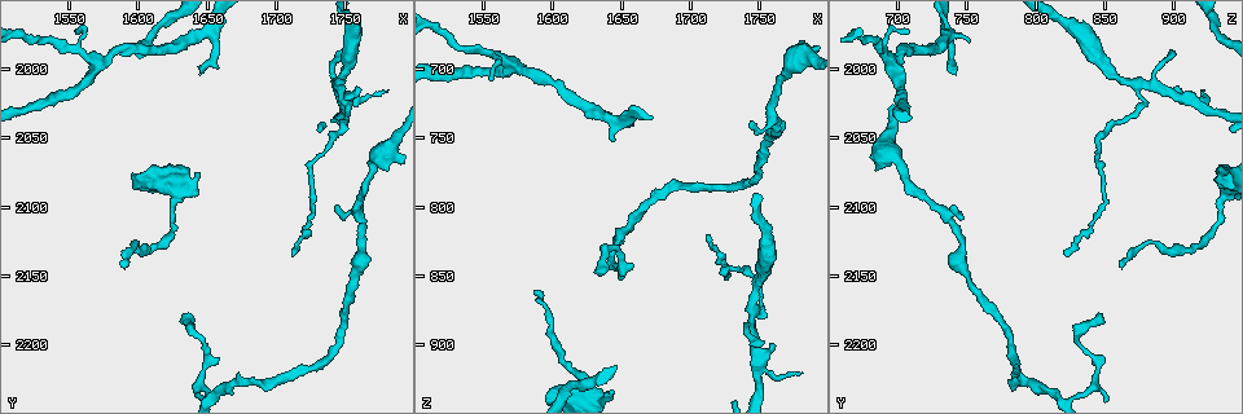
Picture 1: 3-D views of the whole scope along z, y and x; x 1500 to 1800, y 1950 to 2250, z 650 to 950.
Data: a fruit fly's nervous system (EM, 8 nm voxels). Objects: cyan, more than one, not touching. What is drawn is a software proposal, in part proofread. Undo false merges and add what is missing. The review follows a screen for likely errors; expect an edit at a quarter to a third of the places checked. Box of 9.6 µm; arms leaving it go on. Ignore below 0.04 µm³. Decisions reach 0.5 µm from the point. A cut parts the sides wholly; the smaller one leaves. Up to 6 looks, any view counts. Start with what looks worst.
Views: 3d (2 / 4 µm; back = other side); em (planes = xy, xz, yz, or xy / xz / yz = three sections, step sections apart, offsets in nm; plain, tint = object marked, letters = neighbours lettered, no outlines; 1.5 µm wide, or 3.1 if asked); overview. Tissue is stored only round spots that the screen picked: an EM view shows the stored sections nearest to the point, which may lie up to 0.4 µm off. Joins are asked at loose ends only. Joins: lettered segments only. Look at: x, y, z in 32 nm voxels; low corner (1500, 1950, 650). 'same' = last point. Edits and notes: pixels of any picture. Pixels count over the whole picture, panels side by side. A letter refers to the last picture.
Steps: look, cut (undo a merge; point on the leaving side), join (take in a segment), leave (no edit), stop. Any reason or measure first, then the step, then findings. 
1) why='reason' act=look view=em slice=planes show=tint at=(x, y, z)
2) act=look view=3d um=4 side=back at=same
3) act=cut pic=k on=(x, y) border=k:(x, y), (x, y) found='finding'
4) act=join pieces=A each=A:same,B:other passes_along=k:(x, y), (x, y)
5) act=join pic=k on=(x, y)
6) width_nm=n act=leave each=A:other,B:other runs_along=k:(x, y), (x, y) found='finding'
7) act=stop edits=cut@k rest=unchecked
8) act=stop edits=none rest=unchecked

why='end of a long branch' act=look view=3d um=2 at=(1588, 2142, 860)

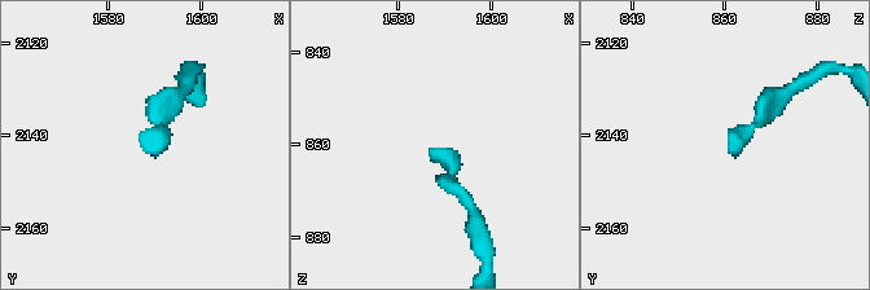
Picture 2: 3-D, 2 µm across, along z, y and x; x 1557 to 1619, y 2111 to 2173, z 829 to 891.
why='shape alone is not enough' act=look view=em slice=planes show=tint at=(1586, 2141, 861)

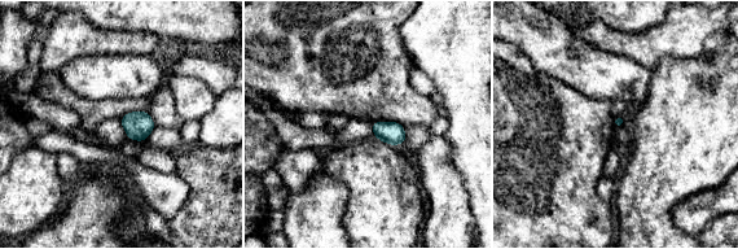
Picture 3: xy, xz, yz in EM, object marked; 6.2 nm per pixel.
act=look view=em slice=planes show=letters at=same

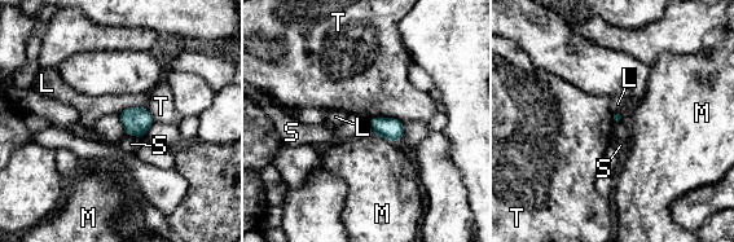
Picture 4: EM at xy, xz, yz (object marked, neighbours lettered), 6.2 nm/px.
act=leave each=L:other,M:other,S:other,T:other found='none of them fits'

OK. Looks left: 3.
why='free end' act=look view=3d um=2 at=(1778, 2016, 924)

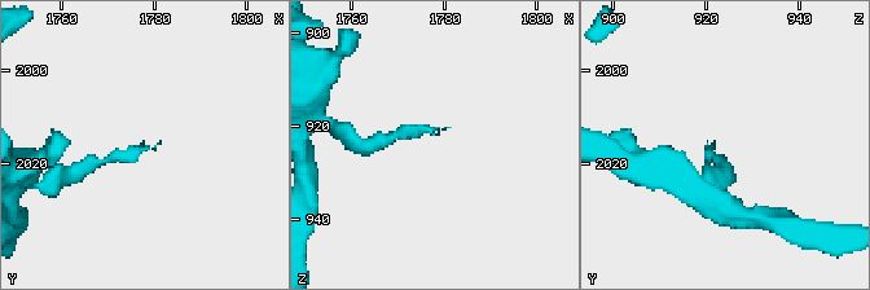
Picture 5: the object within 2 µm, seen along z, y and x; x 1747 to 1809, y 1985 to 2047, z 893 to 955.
act=look view=em slice=xz step=4 show=tint at=(1778, 2017, 922)

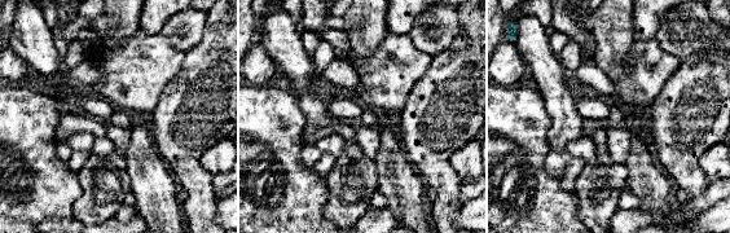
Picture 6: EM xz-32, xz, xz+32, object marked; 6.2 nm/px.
act=look view=em slice=planes show=letters at=same

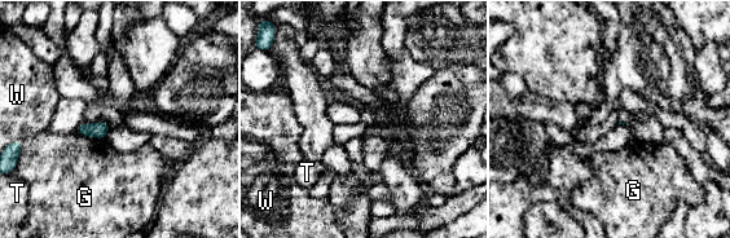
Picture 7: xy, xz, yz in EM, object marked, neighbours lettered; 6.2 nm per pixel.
act=leave each=G:other,T:other,W:other border=7:(75, 132), (104, 139) found='no lettered segment goes on from it'

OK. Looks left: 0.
act=stop edits=none rest=unchecked

